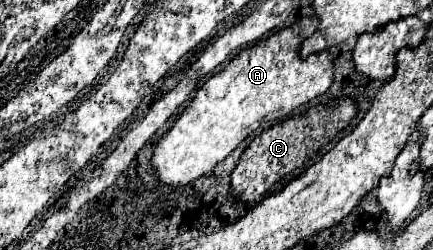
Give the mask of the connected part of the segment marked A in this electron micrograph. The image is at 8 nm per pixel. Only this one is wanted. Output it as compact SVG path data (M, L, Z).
M306 17L300 23L294 23L292 27L286 27L274 35L270 35L264 41L258 41L256 45L244 49L240 55L236 55L220 73L212 75L198 91L196 97L190 101L190 105L178 115L178 119L174 121L174 125L158 139L154 151L152 151L152 159L150 159L150 167L156 175L156 181L162 185L170 185L170 187L182 187L192 183L194 179L210 173L216 163L220 163L224 157L228 157L236 145L250 135L252 131L256 131L260 125L268 123L268 121L276 121L286 117L292 109L296 109L298 105L308 103L310 99L324 95L328 91L328 87L332 85L332 59L326 51L310 55L306 59L298 57L298 47L304 41L304 37L308 37L310 33L314 33L318 21L314 17Z

